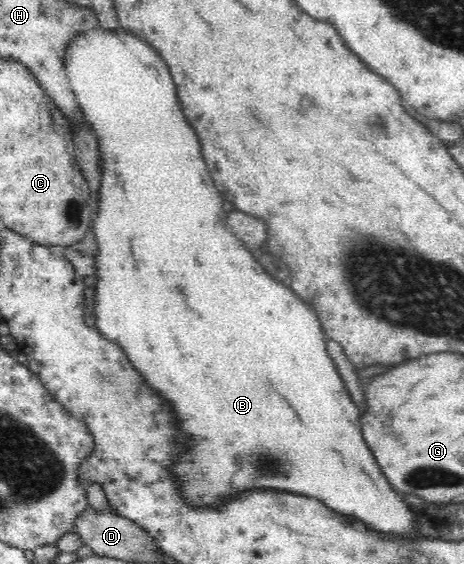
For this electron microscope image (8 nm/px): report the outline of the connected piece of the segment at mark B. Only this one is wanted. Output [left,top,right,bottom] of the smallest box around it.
[66,30,425,542]

